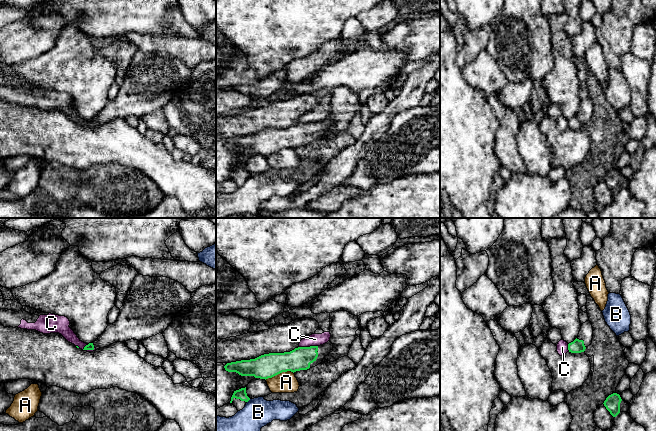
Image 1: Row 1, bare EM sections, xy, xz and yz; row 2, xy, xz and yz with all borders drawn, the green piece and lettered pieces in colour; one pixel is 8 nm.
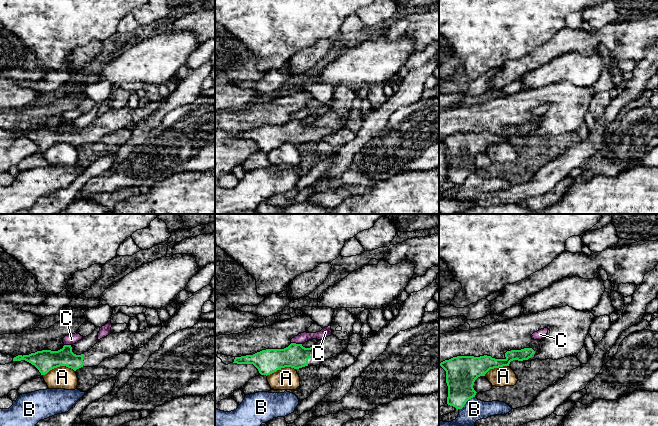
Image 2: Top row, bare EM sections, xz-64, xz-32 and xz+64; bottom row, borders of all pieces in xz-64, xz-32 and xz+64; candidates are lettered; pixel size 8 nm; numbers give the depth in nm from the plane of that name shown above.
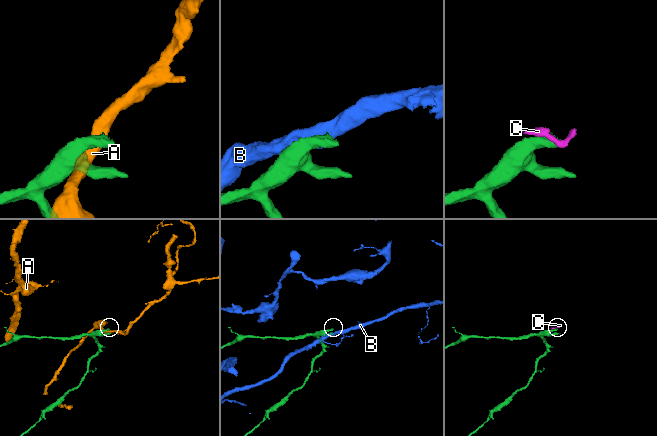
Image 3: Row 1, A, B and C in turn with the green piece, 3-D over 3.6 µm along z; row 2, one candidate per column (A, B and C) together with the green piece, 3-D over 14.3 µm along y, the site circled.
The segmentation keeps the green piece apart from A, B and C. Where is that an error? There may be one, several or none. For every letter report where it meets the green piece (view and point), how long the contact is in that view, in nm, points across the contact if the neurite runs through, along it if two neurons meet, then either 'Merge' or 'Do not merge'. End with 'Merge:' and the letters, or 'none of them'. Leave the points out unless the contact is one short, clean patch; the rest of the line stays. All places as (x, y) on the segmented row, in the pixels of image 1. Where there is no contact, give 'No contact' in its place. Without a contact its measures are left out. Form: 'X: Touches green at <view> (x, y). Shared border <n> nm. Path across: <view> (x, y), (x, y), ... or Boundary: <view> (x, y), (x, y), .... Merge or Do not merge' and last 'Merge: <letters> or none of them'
A: Touches green at xz (279, 373). Shared border 240 nm. Do not merge
B: Touches green at xz (248, 400). Shared border 40 nm. Boundary: xz (250, 399), (247, 402). Do not merge
C: Touches green at xz (308, 347). Shared border 150 nm. Do not merge
Merge: none of them

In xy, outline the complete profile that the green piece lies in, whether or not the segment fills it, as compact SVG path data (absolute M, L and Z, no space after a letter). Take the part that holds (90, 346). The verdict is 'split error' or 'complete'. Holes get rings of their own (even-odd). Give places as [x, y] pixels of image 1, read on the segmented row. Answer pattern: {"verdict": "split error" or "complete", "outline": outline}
{"verdict": "split error", "outline": "M137 274L120 308L116 322L108 324L105 331L93 343L86 345L83 350L97 350L115 342L125 343L131 339L142 341L163 333L190 298L191 293L175 280L163 276L150 277Z"}

